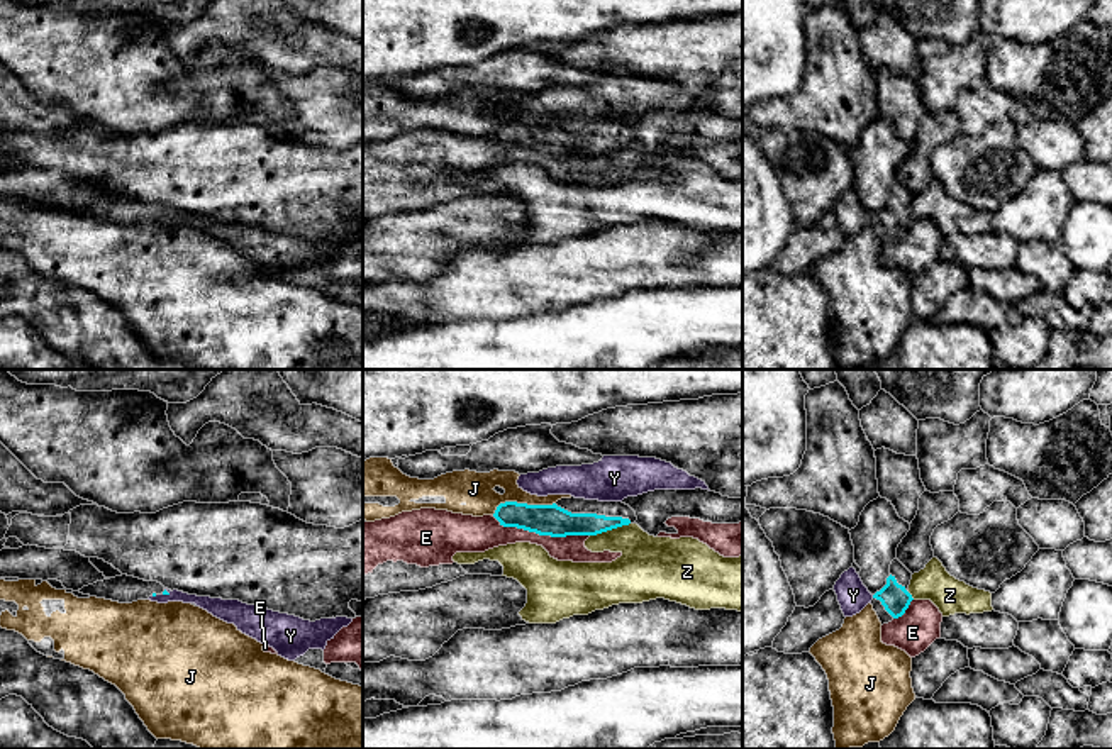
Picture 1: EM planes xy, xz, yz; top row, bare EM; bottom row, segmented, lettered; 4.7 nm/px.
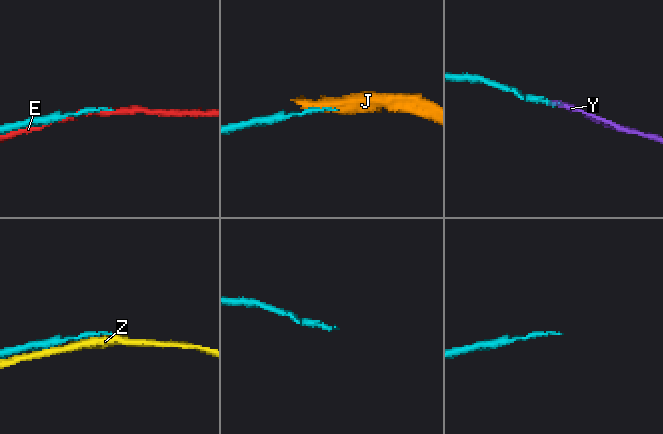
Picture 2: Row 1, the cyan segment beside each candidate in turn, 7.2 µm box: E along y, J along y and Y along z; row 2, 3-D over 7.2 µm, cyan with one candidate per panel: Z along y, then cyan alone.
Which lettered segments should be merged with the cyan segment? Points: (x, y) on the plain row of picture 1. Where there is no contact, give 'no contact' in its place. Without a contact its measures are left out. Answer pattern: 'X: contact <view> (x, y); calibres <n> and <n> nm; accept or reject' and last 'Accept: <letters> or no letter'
E: contact xz (541, 155); calibres 150 and 140 nm; reject
J: contact xz (522, 124); calibres 150 and 160 nm; reject
Y: contact xy (166, 212); calibres 20 and 80 nm; accept
Z: contact xz (609, 149); calibres 140 and 280 nm; reject
Accept: Y

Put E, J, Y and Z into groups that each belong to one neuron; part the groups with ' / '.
E / J / Y / Z

